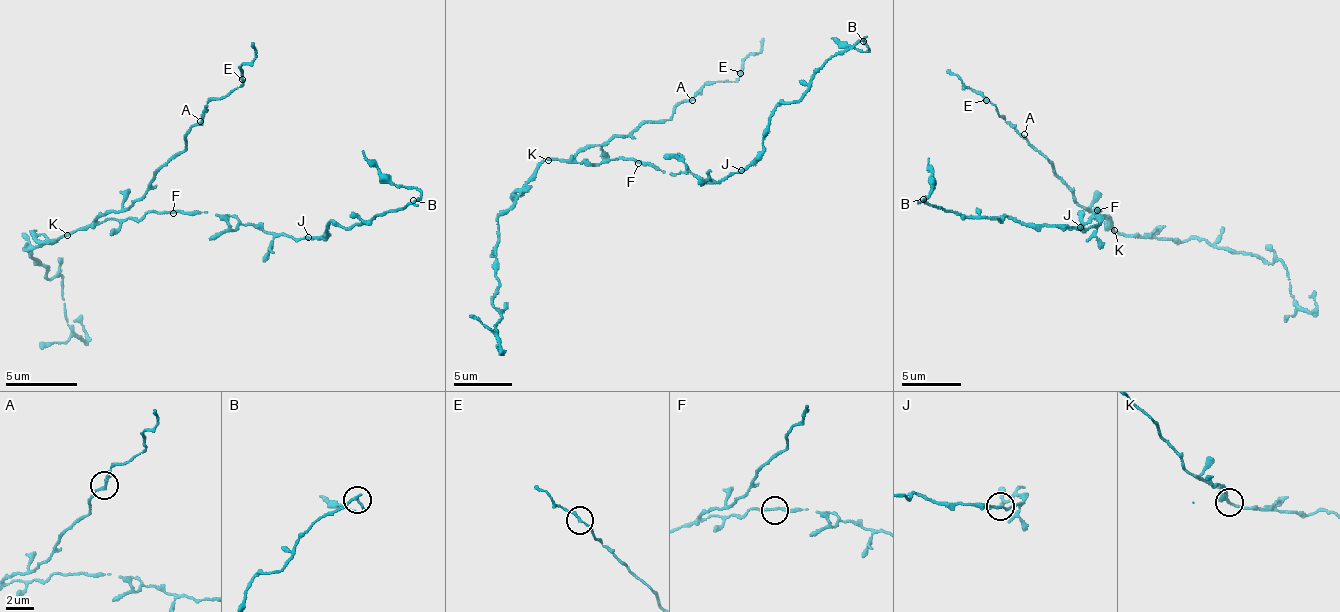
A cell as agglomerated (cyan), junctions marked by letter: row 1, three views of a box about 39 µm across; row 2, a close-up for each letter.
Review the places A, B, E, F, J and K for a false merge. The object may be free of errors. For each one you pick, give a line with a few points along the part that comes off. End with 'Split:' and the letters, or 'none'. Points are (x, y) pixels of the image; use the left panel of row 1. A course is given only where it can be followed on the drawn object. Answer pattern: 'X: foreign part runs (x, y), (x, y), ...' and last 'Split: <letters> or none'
B: foreign part runs (414, 199), (417, 189), (395, 185), (361, 149)
Split: B

